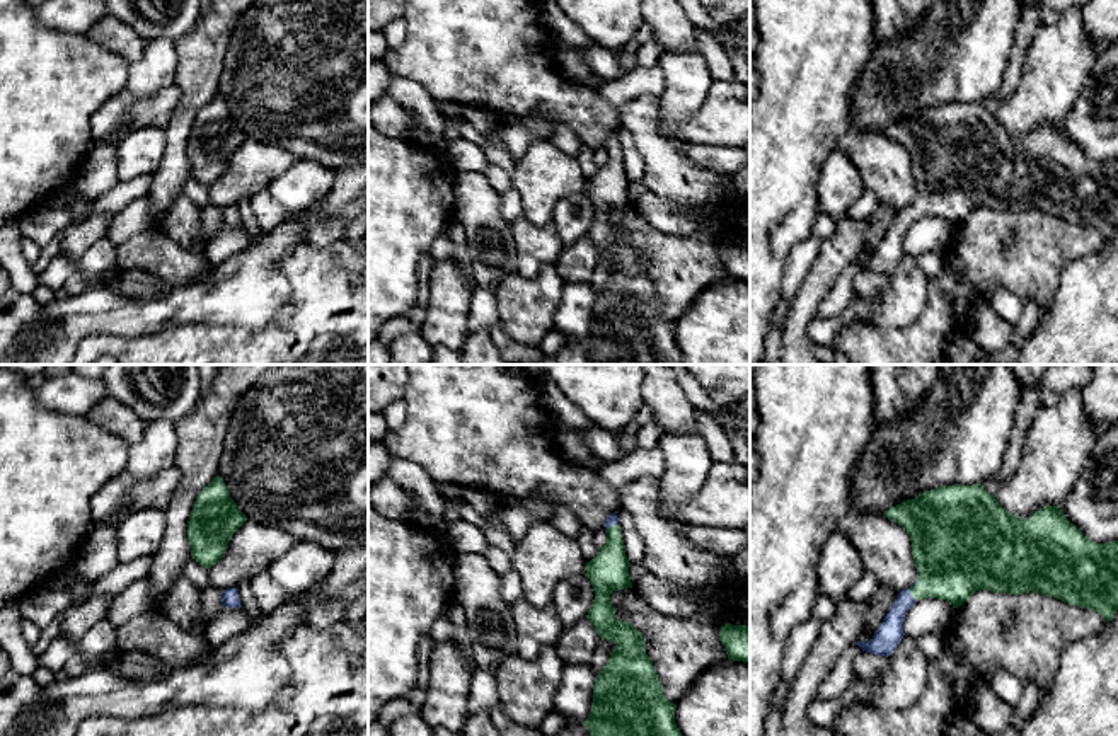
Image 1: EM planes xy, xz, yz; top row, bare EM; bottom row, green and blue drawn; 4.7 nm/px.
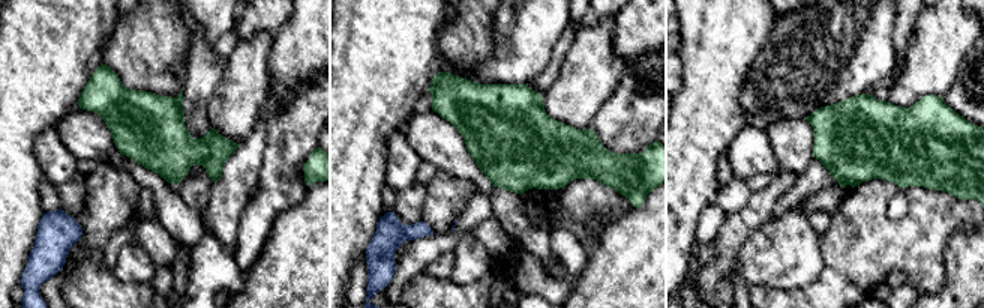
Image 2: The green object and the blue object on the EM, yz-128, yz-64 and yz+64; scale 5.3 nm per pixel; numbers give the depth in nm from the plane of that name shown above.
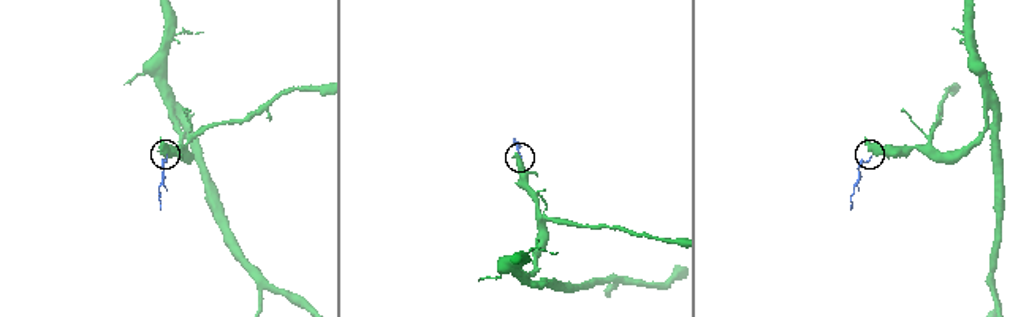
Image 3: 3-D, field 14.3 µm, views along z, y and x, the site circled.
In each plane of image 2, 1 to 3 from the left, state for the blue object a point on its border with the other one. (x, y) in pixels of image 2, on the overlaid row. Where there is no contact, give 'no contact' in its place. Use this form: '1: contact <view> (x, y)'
1: no contact
2: no contact
3: no contact

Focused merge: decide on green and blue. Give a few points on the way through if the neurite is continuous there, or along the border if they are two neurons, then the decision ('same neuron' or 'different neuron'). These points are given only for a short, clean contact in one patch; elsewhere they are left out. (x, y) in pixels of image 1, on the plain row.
way yz (953, 179), (931, 201), (910, 210), (899, 227), (890, 251); same neuron

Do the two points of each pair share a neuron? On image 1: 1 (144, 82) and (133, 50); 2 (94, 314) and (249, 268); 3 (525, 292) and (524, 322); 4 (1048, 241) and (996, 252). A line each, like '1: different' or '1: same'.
1: different
2: same
3: same
4: same

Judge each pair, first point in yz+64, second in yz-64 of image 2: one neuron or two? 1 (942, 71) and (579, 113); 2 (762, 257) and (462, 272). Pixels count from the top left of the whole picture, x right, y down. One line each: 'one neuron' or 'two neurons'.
1: one neuron
2: one neuron

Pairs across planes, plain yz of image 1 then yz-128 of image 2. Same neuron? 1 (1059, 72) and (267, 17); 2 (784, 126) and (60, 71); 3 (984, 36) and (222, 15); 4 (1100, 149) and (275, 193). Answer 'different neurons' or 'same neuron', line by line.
1: different neurons
2: same neuron
3: same neuron
4: same neuron

